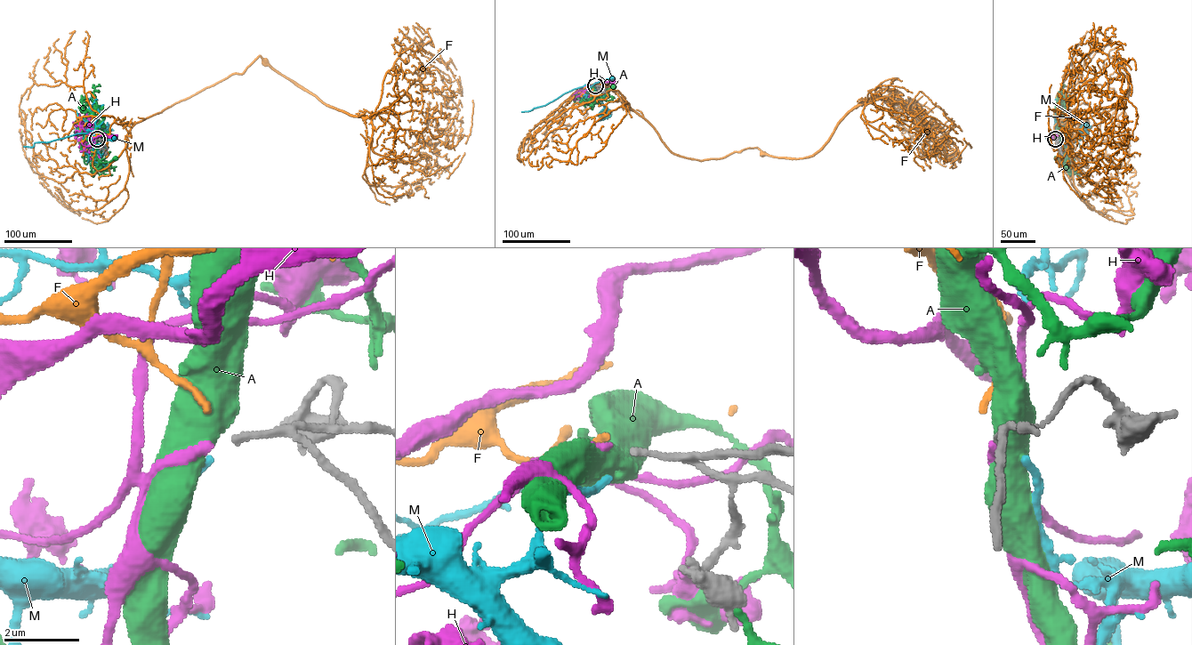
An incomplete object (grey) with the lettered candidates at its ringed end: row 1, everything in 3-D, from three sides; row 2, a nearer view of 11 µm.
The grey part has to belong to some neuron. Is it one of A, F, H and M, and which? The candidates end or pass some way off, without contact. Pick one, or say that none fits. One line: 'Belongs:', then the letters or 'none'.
Belongs: H

